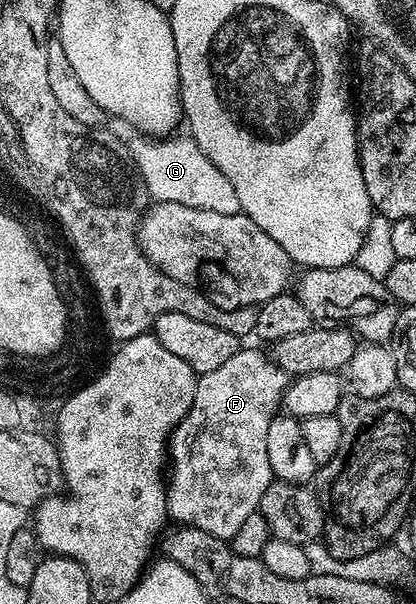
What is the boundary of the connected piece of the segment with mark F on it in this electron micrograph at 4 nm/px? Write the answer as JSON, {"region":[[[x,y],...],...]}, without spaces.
{"region":[[[241,349],[233,353],[225,365],[213,369],[213,373],[196,378],[193,405],[175,426],[169,440],[167,510],[176,524],[194,525],[205,533],[213,533],[213,537],[230,541],[245,519],[258,512],[261,495],[273,480],[265,449],[265,433],[269,421],[273,421],[280,410],[289,382],[289,376],[275,364],[275,360],[264,352],[263,355],[259,351]]]}

